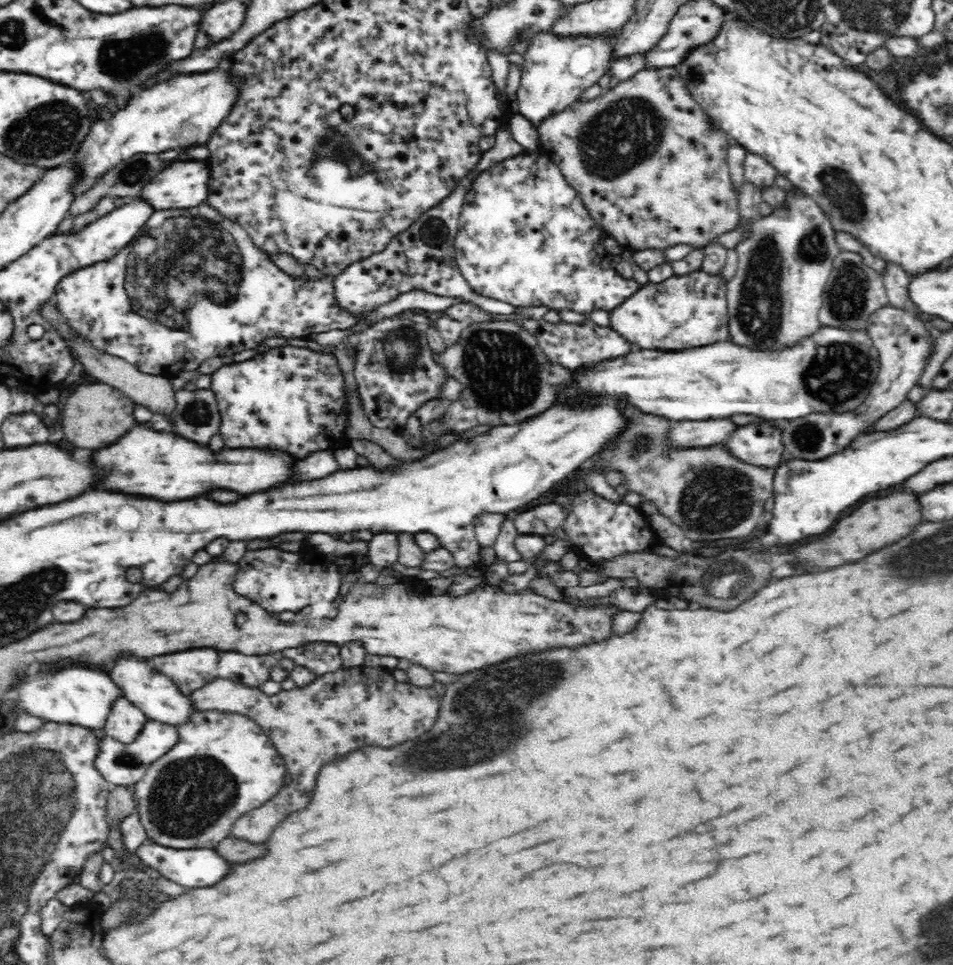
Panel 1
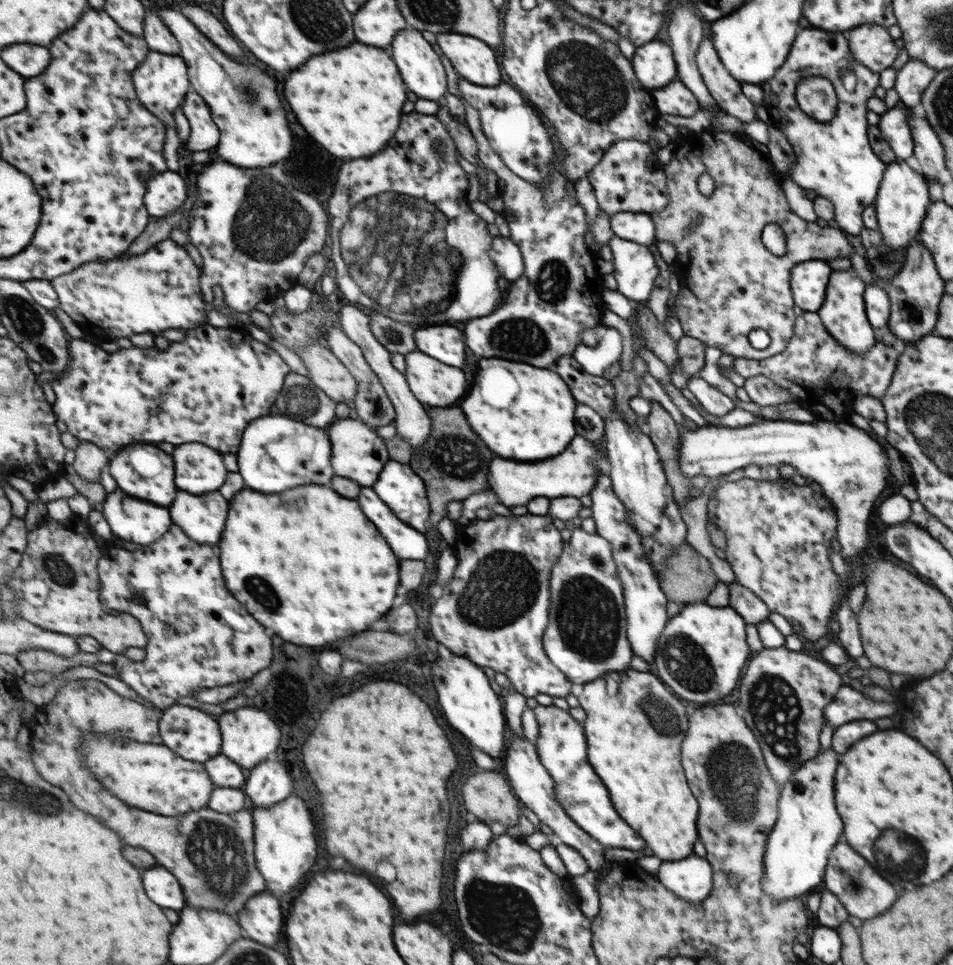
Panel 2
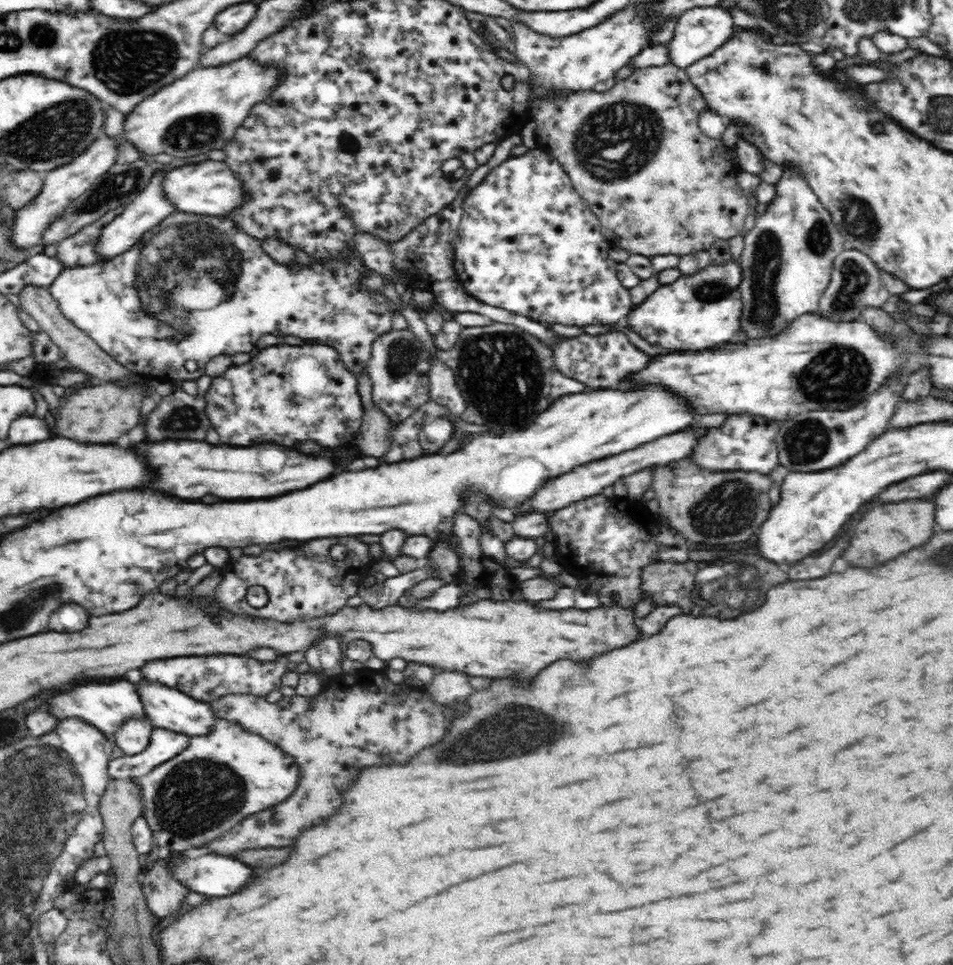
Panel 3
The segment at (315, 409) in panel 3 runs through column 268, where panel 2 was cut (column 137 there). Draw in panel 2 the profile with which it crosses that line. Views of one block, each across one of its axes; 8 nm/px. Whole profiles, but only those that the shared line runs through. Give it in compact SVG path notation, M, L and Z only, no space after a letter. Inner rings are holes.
M203 324L199 328L193 328L189 332L185 332L185 340L183 342L173 342L167 350L159 350L159 348L119 348L115 354L105 352L103 348L99 348L99 342L89 342L89 338L77 340L77 344L73 344L73 352L75 356L71 358L69 366L67 366L67 376L63 376L63 380L53 382L53 390L55 390L55 412L57 412L57 420L65 422L69 434L73 434L79 442L93 442L99 448L107 450L107 454L111 458L115 458L123 448L129 448L129 444L137 444L137 442L171 442L171 444L185 444L185 442L203 442L209 444L211 448L217 448L219 452L237 452L237 442L241 444L241 438L245 434L245 428L263 416L271 416L269 412L273 408L277 408L277 400L285 388L287 376L291 374L291 368L285 364L285 360L281 358L281 354L273 348L269 348L267 344L249 338L241 332L235 332L235 328L217 328L213 324Z

